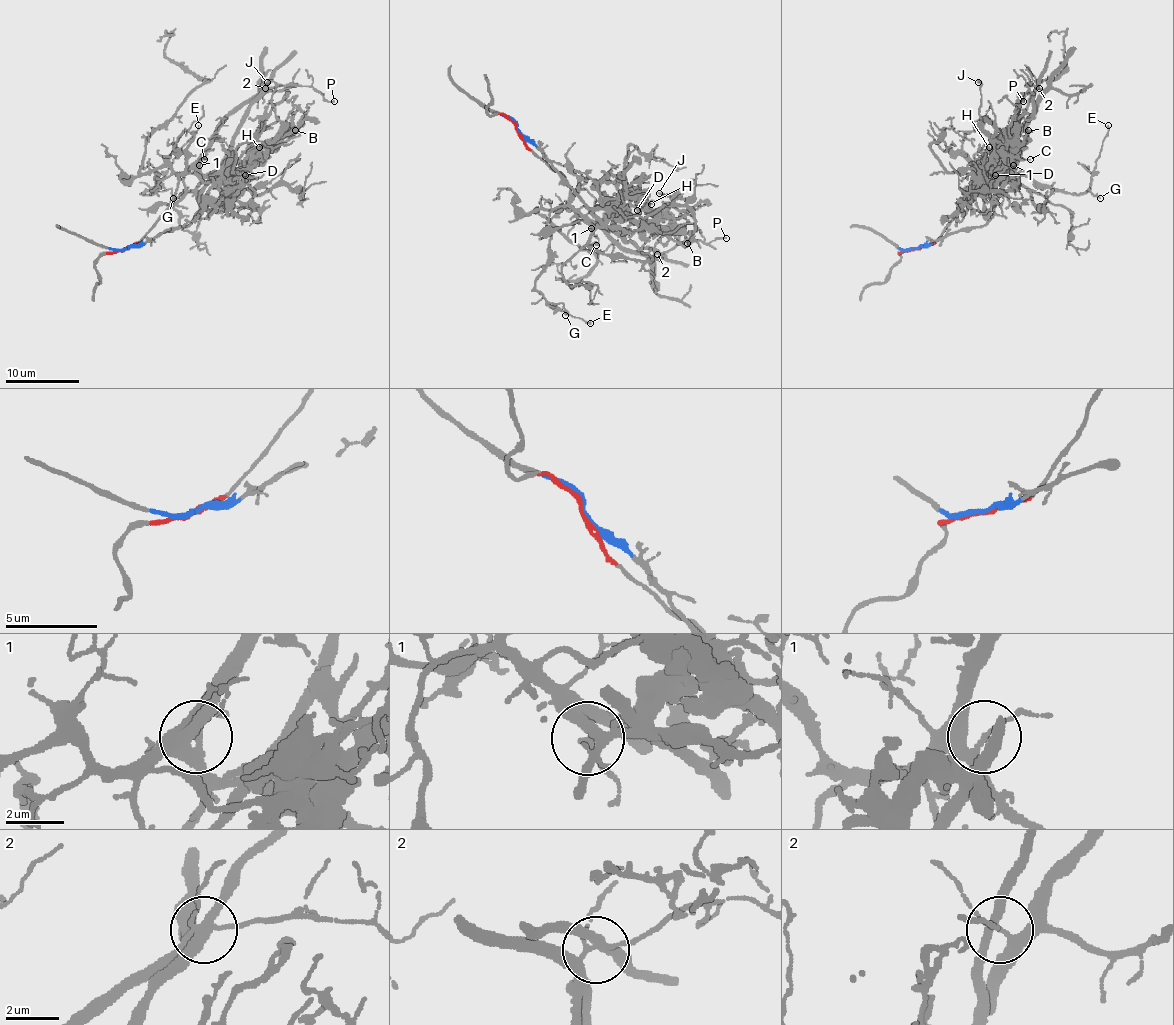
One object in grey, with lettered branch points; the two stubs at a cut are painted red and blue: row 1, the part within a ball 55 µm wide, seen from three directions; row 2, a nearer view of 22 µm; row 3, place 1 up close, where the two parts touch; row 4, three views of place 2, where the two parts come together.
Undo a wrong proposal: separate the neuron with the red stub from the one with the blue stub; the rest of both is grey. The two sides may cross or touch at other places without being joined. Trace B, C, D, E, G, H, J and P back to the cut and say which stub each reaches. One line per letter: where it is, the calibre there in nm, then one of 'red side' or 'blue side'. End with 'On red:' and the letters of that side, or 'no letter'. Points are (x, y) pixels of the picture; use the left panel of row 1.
B: place (295, 130); calibre 130 nm; blue side
C: place (204, 159); calibre 120 nm; red side
D: place (245, 175); calibre 180 nm; blue side
E: place (198, 125); calibre 100 nm; red side
G: place (173, 198); calibre 120 nm; red side
H: place (259, 147); calibre 200 nm; blue side
J: place (267, 82); calibre 130 nm; blue side
P: place (334, 101); calibre 120 nm; red side
On red: C, E, G, P

